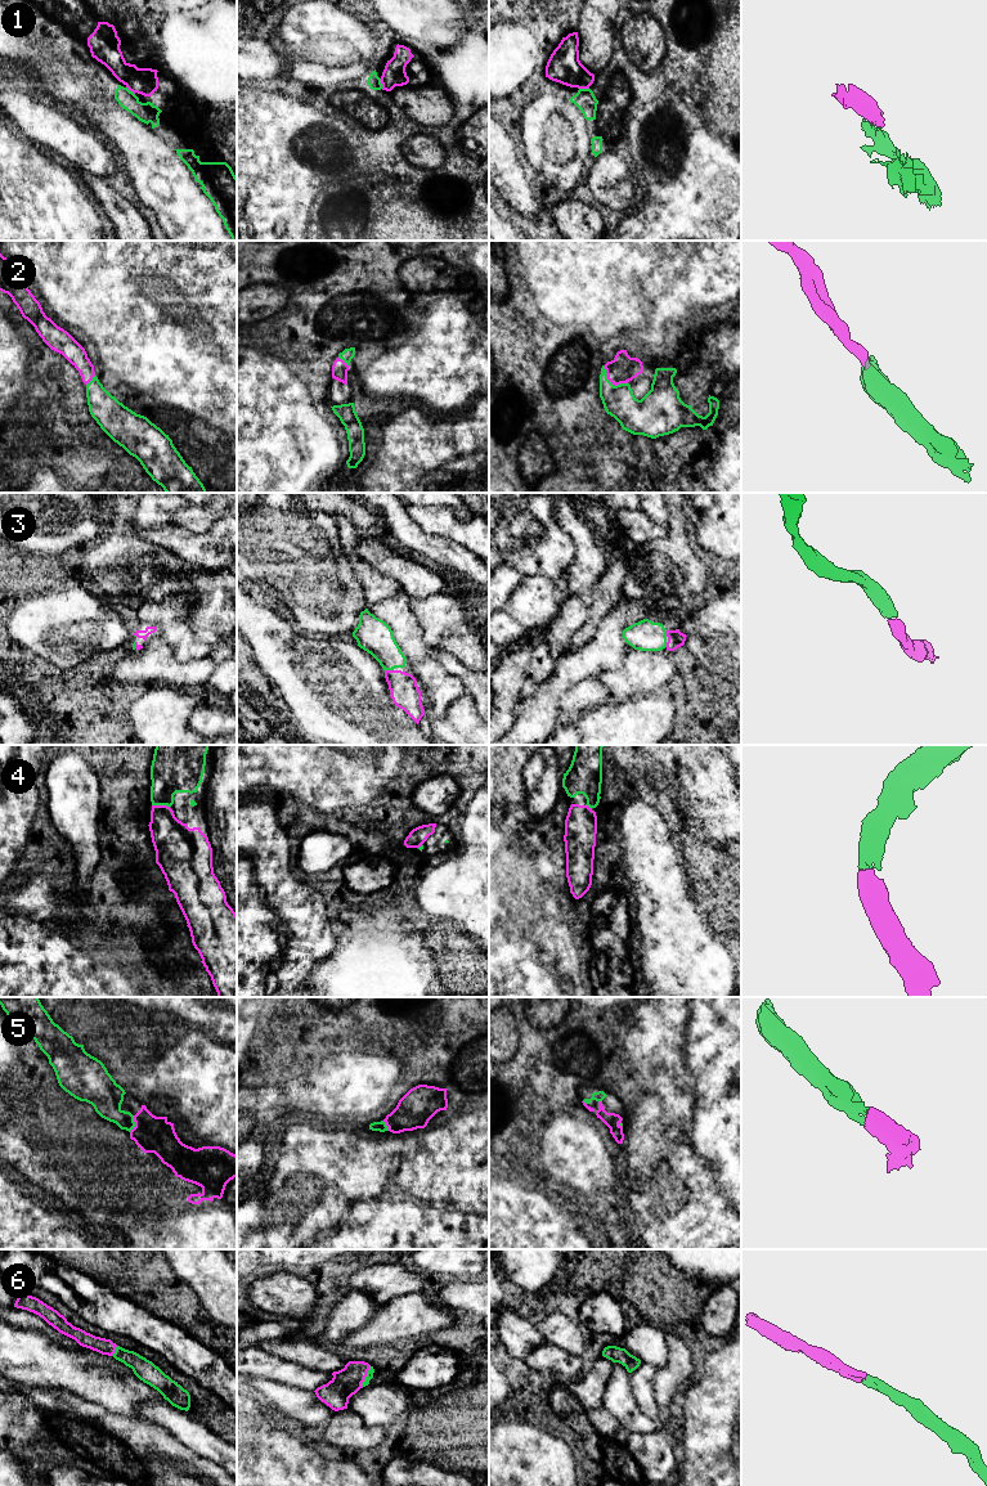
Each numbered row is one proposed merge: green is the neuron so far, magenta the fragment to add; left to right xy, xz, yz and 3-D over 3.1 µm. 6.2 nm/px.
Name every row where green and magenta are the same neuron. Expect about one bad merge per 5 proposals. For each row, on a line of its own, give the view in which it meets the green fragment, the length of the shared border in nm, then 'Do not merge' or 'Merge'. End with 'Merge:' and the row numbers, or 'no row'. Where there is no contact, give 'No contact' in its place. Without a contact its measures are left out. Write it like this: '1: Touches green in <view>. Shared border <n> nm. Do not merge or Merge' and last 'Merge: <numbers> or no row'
1: Touches green in xz. Shared border 70 nm. Merge
2: Touches green in yz. Shared border 190 nm. Merge
3: Touches green in xz. Shared border 60 nm. Merge
4: Touches green in xy. Shared border 110 nm. Merge
5: Touches green in xy. Shared border 110 nm. Merge
6: Touches green in xz. Shared border 140 nm. Merge
Merge: 1, 2, 3, 4, 5, 6

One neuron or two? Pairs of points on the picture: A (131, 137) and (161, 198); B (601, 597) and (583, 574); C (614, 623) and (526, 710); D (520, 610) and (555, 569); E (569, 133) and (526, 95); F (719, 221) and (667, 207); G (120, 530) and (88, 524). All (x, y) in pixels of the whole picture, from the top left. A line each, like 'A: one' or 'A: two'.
A: one
B: two
C: one
D: two
E: two
F: one
G: two

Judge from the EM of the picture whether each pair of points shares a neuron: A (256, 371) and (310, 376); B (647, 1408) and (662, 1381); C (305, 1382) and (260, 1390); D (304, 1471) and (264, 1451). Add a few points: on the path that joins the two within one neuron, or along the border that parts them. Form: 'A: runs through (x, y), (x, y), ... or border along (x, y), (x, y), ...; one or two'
A: border along (291, 371), (309, 387); two
B: border along (655, 1368), (654, 1397), (658, 1405), (658, 1418); two
C: border along (256, 1377), (313, 1391); two
D: runs through (294, 1471), (283, 1471), (274, 1462); one

